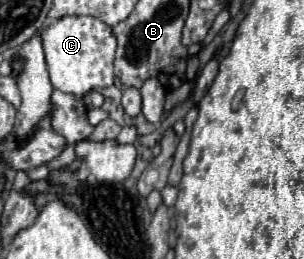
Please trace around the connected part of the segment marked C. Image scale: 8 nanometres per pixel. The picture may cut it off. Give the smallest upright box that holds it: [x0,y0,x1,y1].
[41,16,117,98]

